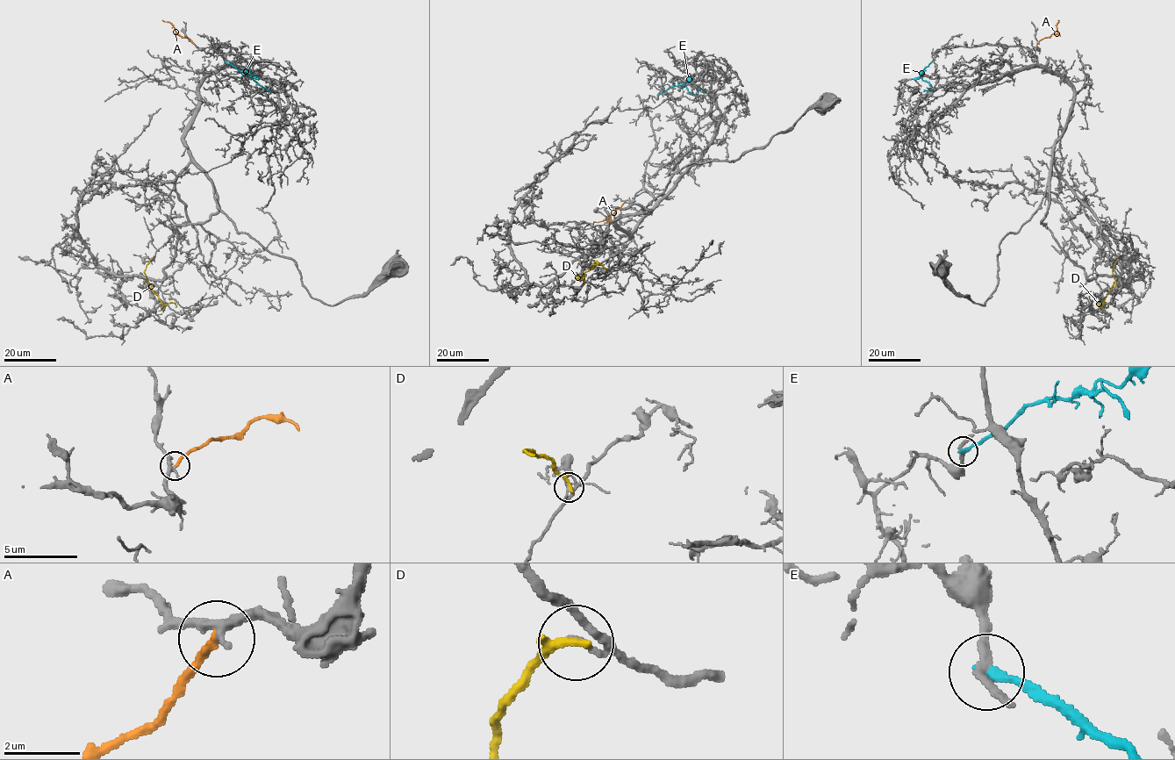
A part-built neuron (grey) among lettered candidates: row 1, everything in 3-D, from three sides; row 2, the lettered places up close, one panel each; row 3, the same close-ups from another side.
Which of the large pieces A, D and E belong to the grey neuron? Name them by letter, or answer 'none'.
A

